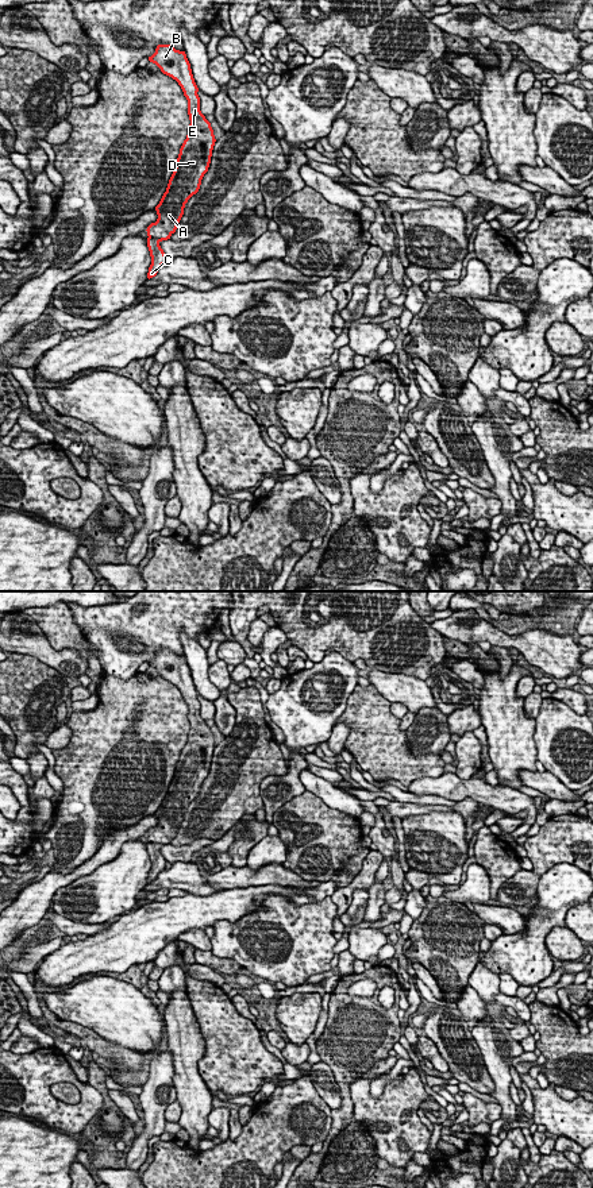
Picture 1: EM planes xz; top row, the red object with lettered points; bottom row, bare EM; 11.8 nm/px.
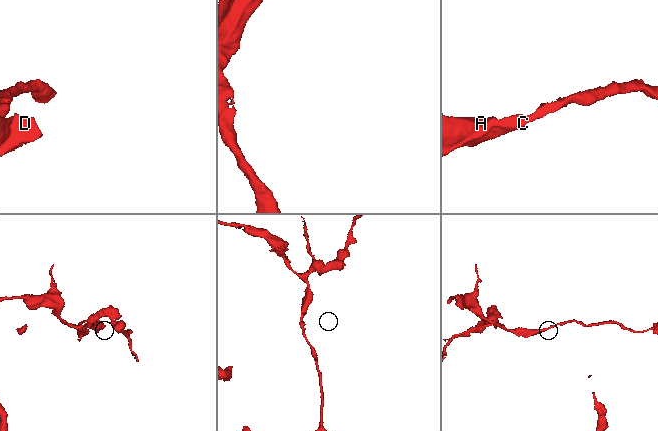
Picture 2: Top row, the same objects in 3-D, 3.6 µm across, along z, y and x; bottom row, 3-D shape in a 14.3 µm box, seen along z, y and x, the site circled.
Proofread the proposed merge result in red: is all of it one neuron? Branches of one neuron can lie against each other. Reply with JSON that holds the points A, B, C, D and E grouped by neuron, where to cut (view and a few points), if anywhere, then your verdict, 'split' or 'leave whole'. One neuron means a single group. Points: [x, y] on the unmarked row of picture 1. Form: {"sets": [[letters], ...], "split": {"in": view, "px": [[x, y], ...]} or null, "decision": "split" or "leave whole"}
{"sets": [["A", "B", "C", "D", "E"]], "split": null, "decision": "leave whole"}

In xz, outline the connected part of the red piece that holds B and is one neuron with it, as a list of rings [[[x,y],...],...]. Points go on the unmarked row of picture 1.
[[[158,649],[149,666],[155,668],[163,679],[178,687],[188,705],[190,725],[186,744],[180,753],[166,796],[155,811],[158,824],[146,834],[149,841],[147,852],[151,861],[147,878],[150,884],[166,868],[166,860],[159,848],[170,844],[176,837],[184,819],[185,809],[199,796],[201,784],[208,776],[216,744],[211,728],[200,716],[199,693],[185,656],[176,655],[170,649]]]

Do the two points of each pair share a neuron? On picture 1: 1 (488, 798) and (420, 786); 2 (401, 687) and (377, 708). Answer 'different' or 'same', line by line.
1: same
2: different

